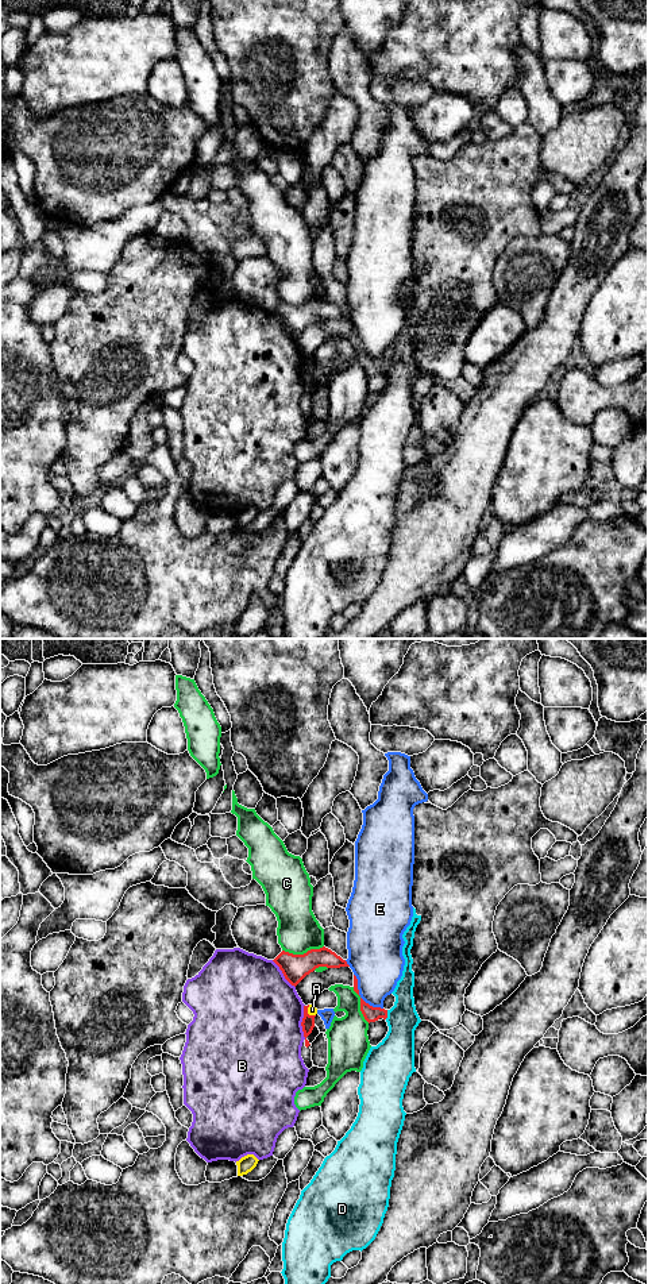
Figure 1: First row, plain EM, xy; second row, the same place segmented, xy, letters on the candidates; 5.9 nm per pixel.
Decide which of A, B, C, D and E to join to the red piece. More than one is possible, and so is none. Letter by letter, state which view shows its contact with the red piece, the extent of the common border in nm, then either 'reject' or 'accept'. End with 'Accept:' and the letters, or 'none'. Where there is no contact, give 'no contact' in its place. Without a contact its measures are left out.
A: contact in xy; length 80 nm; reject
B: contact in xy; length 200 nm; reject
C: contact in xy; length 260 nm; reject
D: contact in xy; length 60 nm; reject
E: contact in xy; length 280 nm; reject
Accept: none

